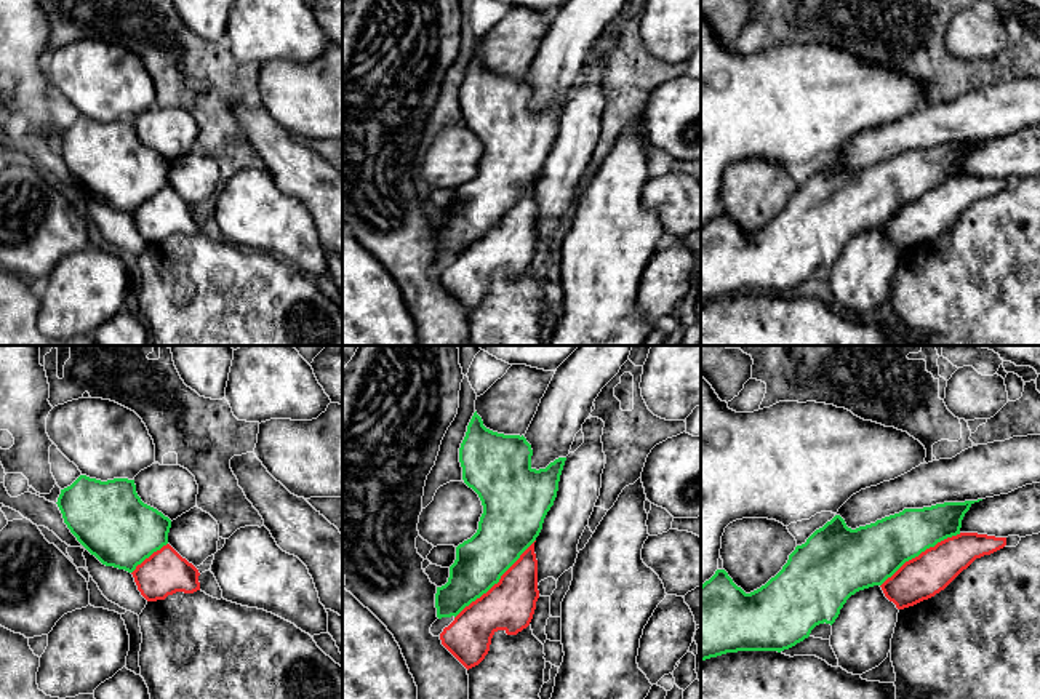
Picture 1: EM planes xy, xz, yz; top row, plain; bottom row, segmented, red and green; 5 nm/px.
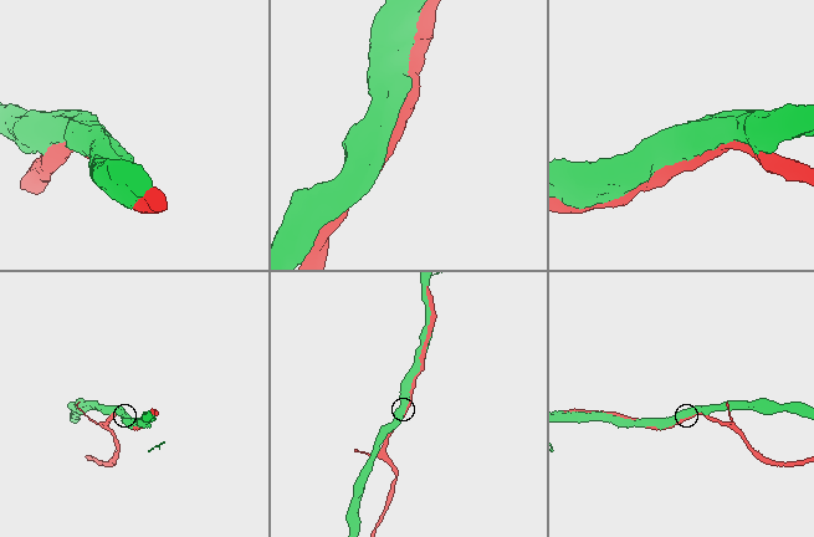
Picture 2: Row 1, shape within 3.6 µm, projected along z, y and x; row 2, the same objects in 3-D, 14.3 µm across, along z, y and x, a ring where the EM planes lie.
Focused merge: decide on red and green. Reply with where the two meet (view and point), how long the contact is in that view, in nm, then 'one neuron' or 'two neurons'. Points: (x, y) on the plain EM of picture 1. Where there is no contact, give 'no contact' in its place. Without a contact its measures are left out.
xz (498, 224) | 550 nm | one neuron

